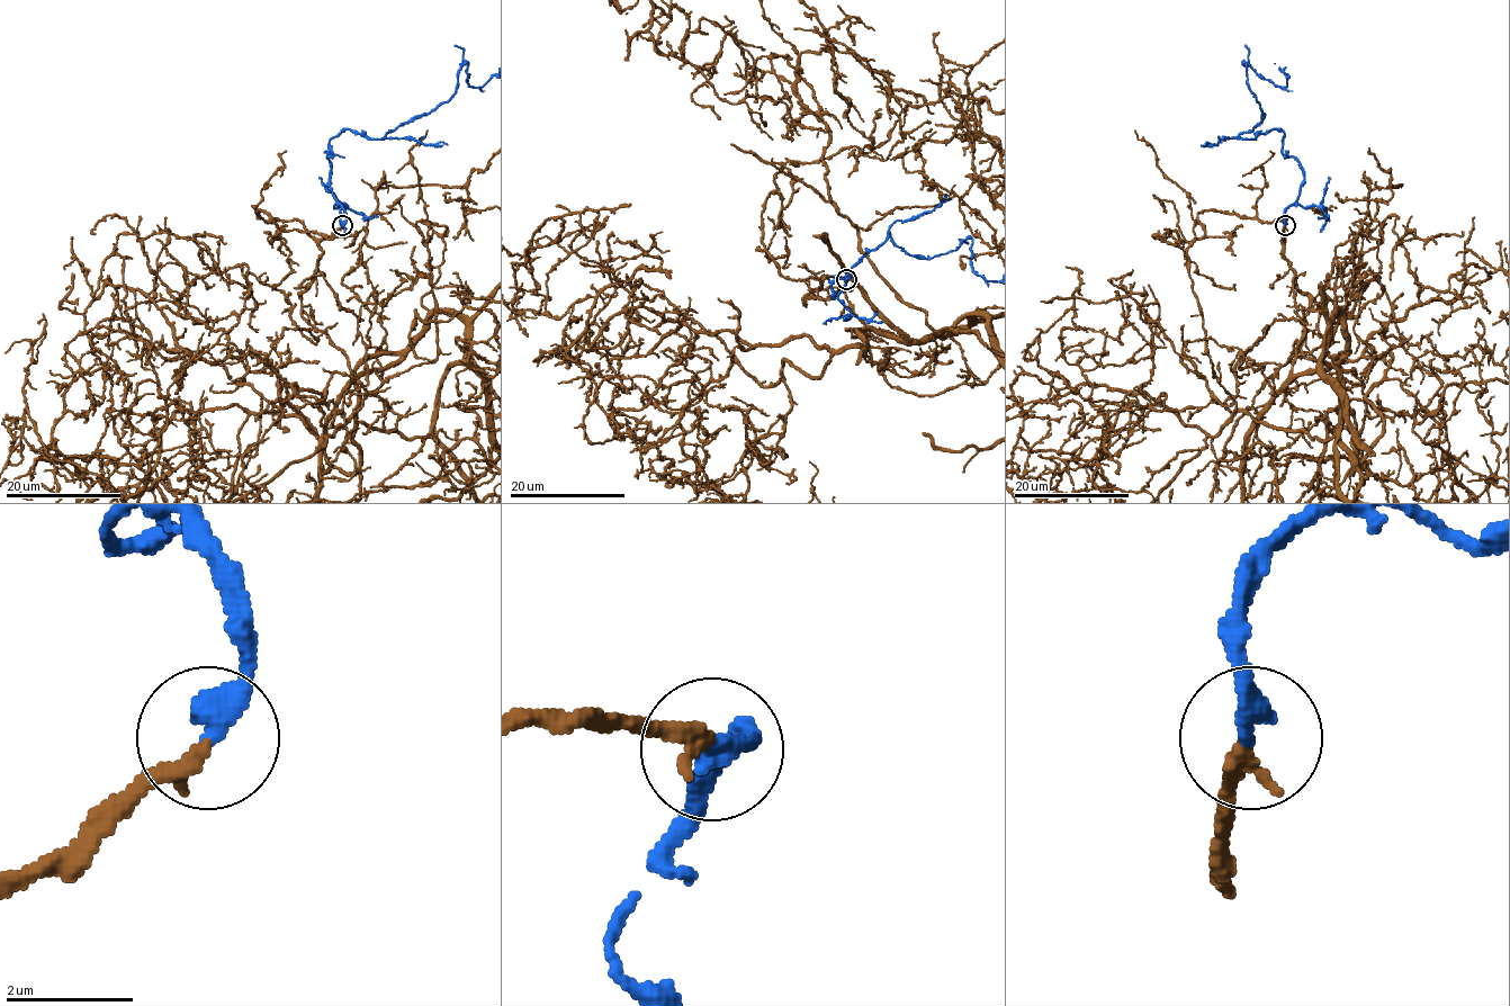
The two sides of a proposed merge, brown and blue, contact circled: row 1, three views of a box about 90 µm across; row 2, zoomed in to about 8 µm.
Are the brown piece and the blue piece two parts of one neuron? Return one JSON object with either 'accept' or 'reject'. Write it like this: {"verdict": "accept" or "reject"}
{"verdict": "accept"}

